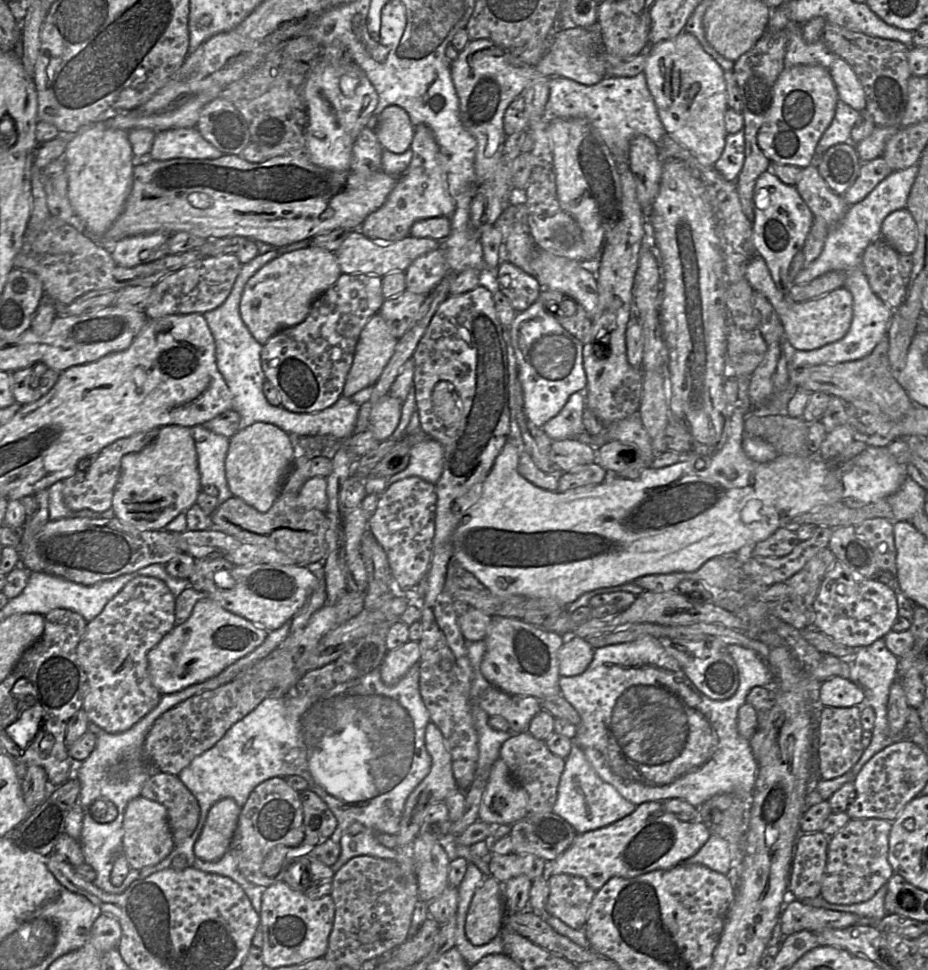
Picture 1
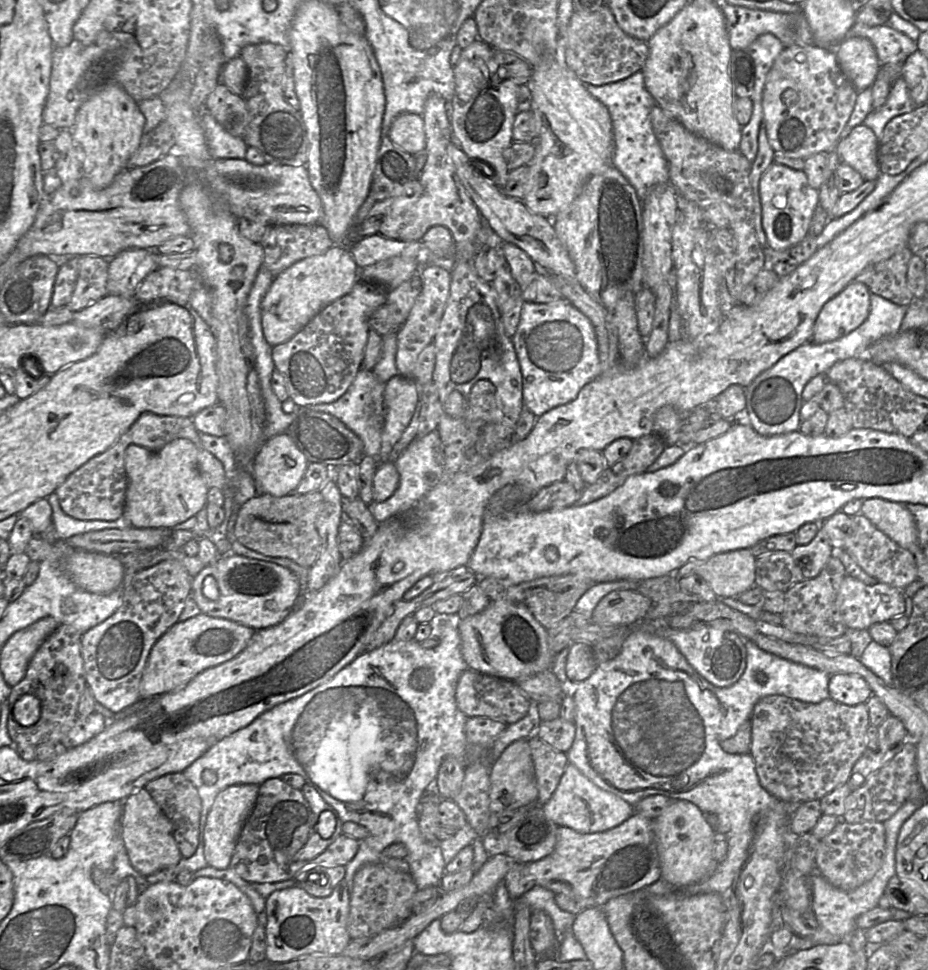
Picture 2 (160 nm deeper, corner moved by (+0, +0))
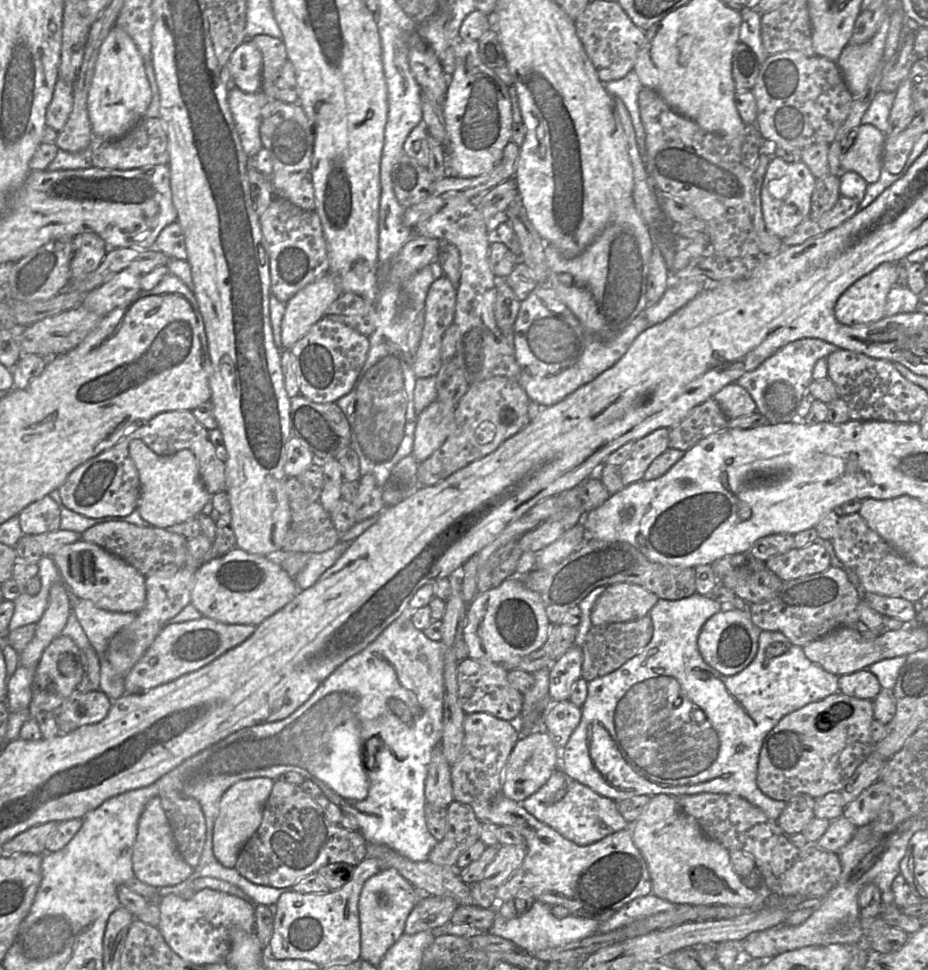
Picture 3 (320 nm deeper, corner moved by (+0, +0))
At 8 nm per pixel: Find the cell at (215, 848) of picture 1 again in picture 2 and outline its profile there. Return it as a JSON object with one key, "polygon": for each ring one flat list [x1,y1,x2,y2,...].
{"polygon":[[238,784,222,790,215,798,204,827,204,855,208,866,219,870,229,868,239,835,258,796,259,785]]}

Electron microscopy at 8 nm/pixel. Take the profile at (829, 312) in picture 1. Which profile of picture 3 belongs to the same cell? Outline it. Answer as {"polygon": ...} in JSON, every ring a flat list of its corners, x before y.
{"polygon":[[897,263,880,264,839,297,834,307,836,320,847,326,861,326,884,318,887,295,897,279]]}

